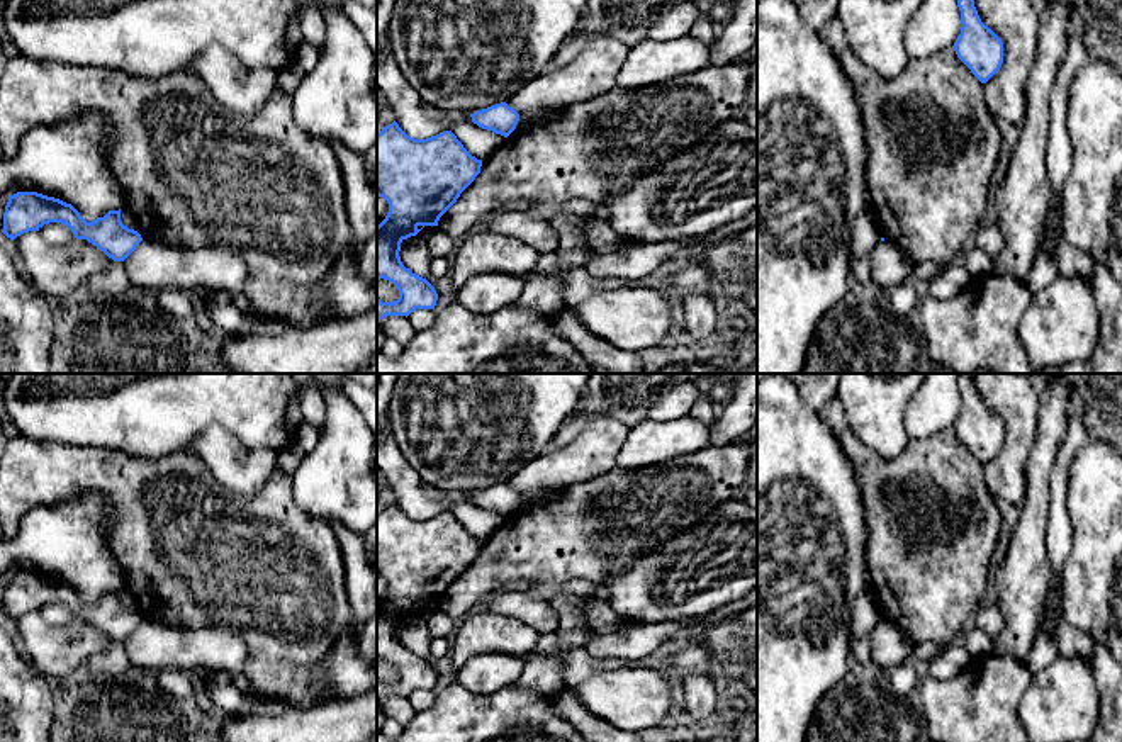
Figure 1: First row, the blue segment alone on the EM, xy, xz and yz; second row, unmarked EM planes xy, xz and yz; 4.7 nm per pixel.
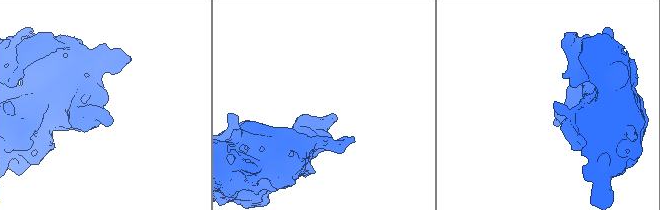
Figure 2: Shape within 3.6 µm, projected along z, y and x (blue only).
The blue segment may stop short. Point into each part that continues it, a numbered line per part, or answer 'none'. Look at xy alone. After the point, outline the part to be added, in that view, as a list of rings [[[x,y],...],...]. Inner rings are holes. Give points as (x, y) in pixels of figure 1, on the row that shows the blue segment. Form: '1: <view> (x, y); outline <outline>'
none

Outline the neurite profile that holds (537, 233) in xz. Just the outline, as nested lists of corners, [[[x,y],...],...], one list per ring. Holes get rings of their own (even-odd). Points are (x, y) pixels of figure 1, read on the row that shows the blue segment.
[[[525,209],[497,212],[484,226],[492,233],[509,234],[525,241],[540,255],[555,253],[560,243],[550,221],[533,217]]]

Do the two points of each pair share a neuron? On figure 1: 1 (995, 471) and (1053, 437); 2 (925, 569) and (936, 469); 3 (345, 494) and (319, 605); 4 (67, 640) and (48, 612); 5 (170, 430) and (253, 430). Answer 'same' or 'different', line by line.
1: different
2: same
3: different
4: different
5: same

